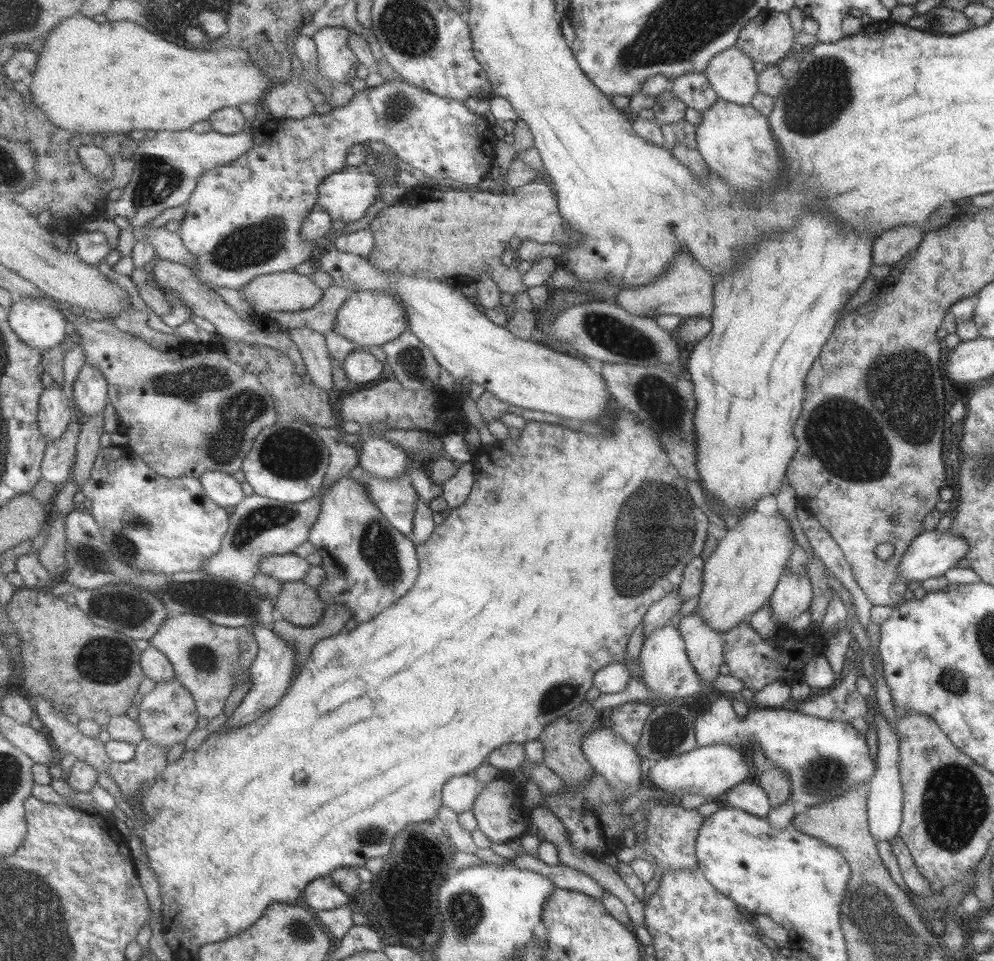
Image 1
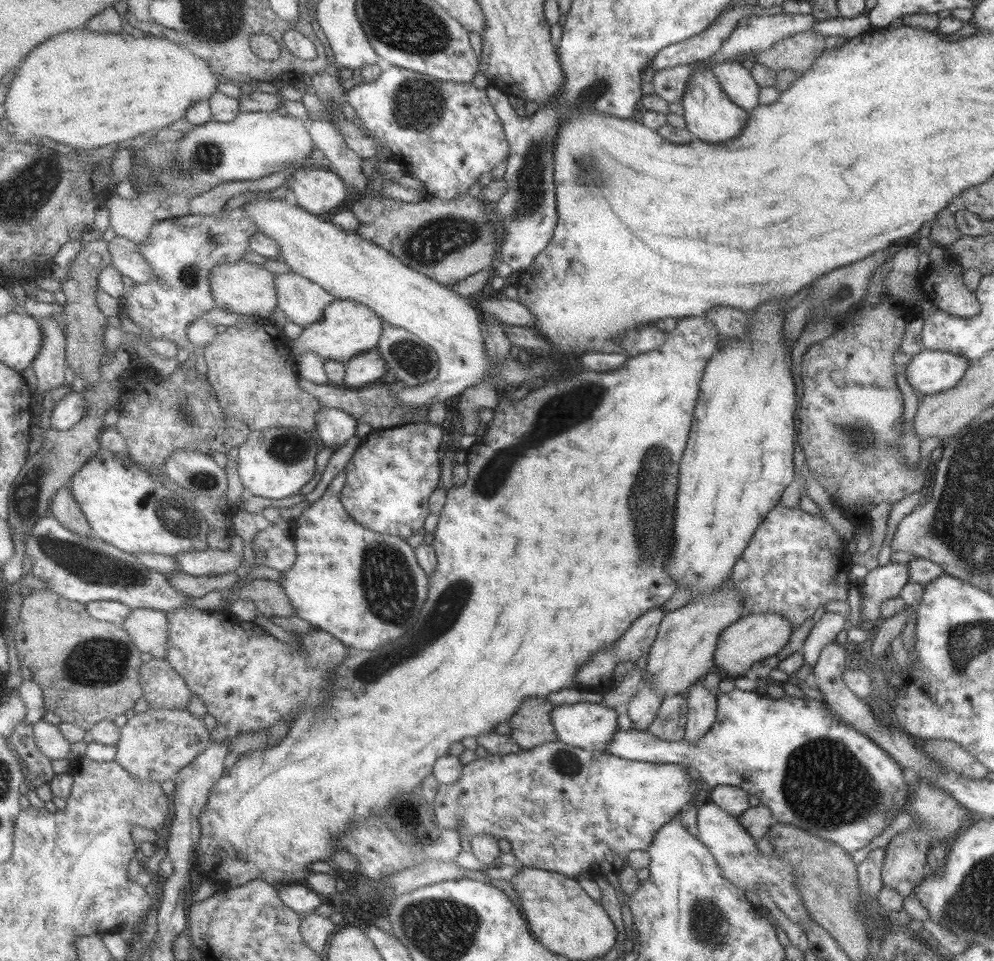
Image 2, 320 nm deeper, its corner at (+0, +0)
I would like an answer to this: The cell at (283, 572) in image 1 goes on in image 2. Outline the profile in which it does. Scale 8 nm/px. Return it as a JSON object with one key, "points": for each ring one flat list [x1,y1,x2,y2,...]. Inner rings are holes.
{"points":[[209,548,204,551,189,551,174,556,180,570,193,576,215,576,236,571,243,564,243,557,237,557,228,550]]}

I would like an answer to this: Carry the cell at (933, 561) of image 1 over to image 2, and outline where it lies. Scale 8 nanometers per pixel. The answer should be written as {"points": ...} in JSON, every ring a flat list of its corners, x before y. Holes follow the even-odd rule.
{"points":[[887,563,868,570,858,586,860,614,867,622,878,623,879,605,888,598,898,596,904,584,908,583,906,564]]}

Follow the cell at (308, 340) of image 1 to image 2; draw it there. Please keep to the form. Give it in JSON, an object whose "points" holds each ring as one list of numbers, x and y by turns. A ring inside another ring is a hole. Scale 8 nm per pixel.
{"points":[[289,271,276,276,278,294,278,308,285,314,287,321,295,322,303,328,323,320,324,310,336,299,320,284,313,282,305,276]]}

